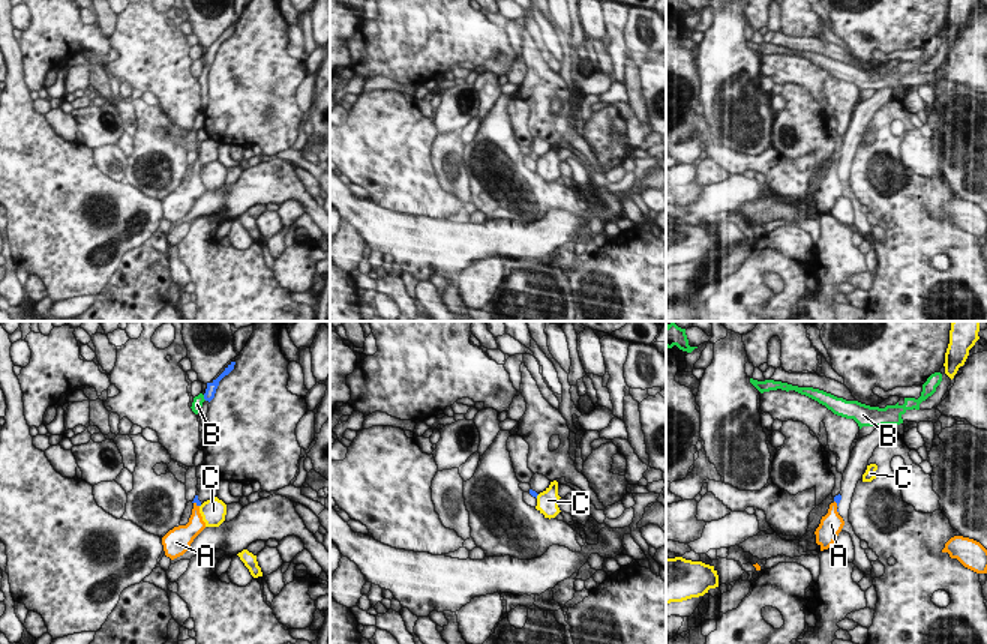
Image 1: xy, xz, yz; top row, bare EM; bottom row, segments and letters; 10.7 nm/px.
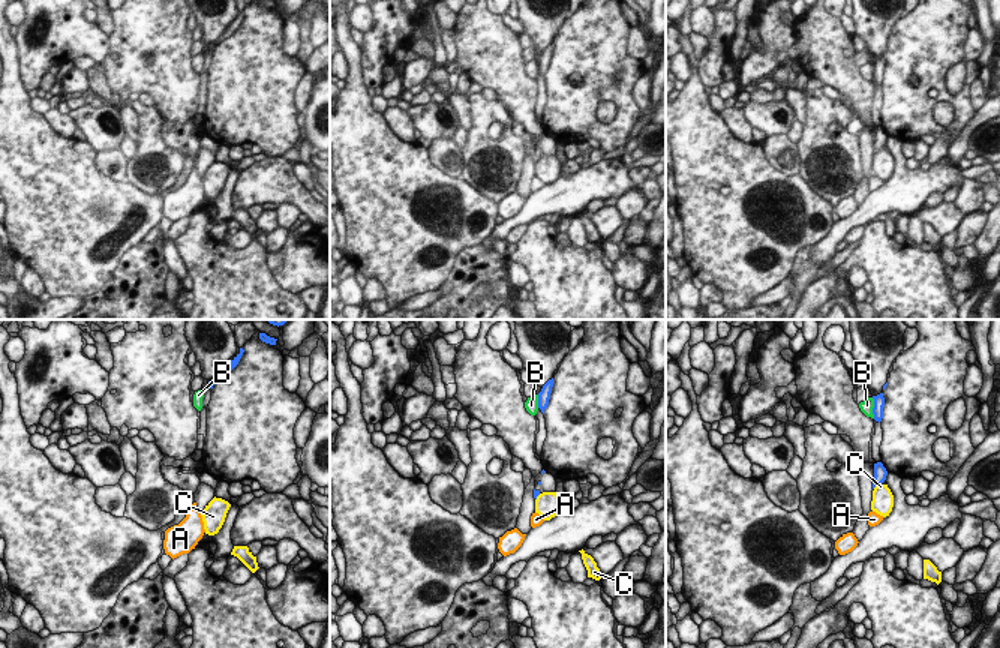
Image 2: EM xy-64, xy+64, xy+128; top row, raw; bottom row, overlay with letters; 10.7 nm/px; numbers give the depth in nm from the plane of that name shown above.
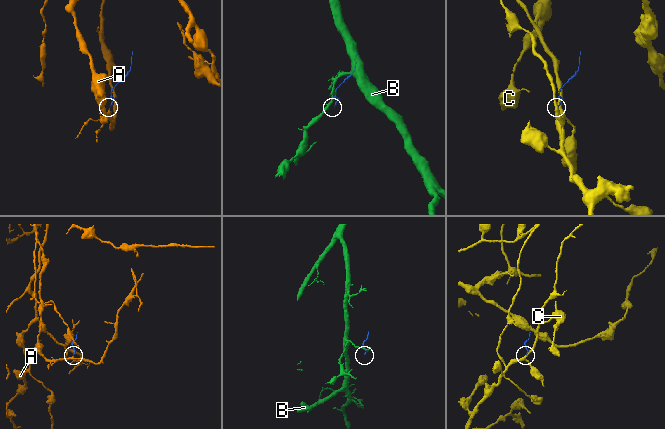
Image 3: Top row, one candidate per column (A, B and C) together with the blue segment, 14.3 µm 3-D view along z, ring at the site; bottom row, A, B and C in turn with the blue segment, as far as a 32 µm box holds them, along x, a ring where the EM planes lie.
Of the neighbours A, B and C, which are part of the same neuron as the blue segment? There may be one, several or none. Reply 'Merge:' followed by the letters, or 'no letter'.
Merge: A

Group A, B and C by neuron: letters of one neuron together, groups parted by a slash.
A / B / C

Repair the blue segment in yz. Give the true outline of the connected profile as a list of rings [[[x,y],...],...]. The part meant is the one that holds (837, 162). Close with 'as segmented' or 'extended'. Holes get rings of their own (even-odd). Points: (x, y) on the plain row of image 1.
[[[840,158],[834,161],[834,165],[830,168],[828,177],[822,180],[820,188],[814,195],[816,207],[820,210],[820,215],[831,212],[844,189],[843,182],[837,176],[840,164]]] | extended

